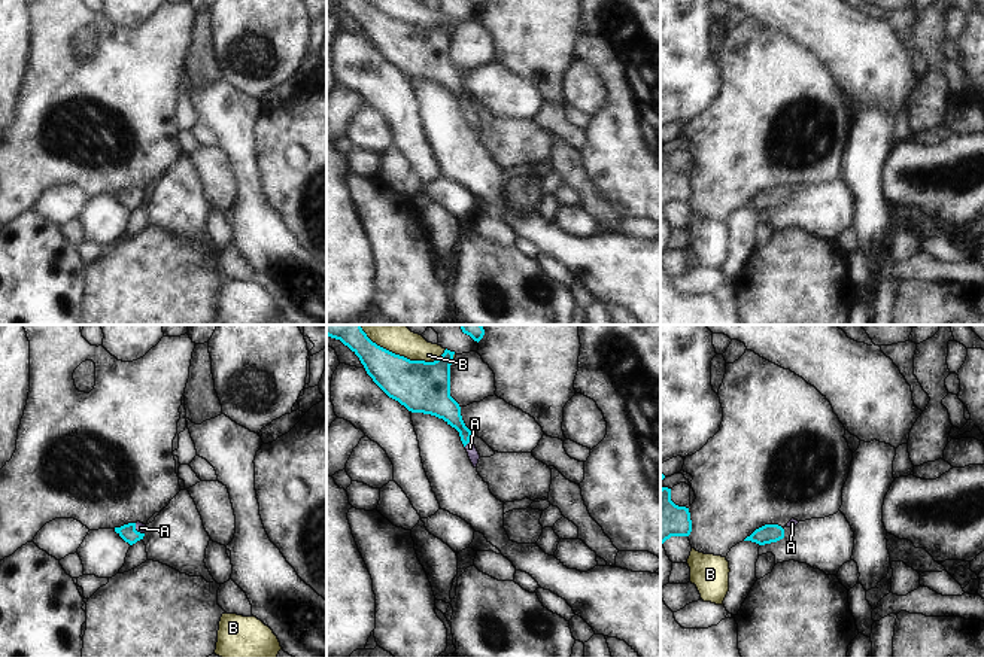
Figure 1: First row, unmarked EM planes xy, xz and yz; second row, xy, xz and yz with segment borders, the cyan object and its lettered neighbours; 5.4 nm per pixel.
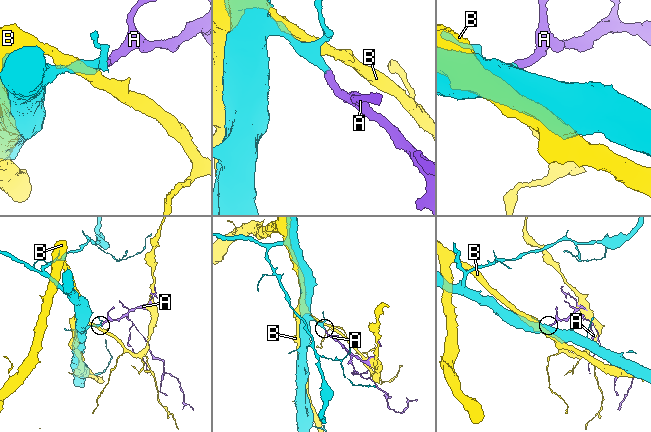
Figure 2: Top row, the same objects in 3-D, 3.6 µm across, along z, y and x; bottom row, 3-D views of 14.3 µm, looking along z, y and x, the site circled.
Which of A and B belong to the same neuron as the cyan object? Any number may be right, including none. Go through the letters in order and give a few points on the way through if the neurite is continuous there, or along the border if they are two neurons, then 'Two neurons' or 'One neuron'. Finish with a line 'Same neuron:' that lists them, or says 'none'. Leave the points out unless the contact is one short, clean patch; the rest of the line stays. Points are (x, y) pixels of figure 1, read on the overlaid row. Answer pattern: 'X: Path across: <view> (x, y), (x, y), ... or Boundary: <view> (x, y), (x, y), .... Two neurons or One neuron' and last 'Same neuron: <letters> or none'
A: Path across: xz (442, 405), (464, 431), (467, 443), (470, 447). One neuron
B: Two neurons
Same neuron: A.

